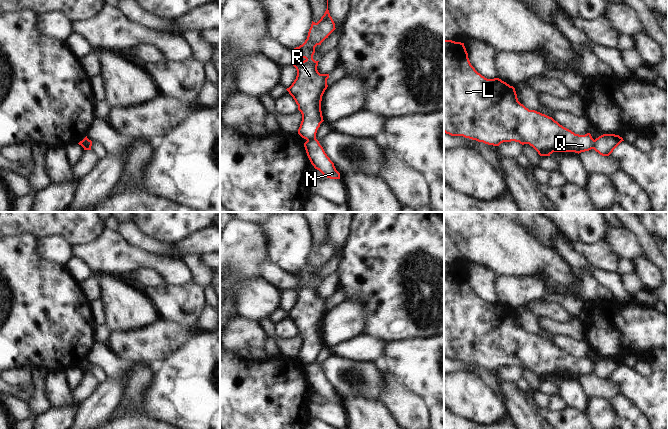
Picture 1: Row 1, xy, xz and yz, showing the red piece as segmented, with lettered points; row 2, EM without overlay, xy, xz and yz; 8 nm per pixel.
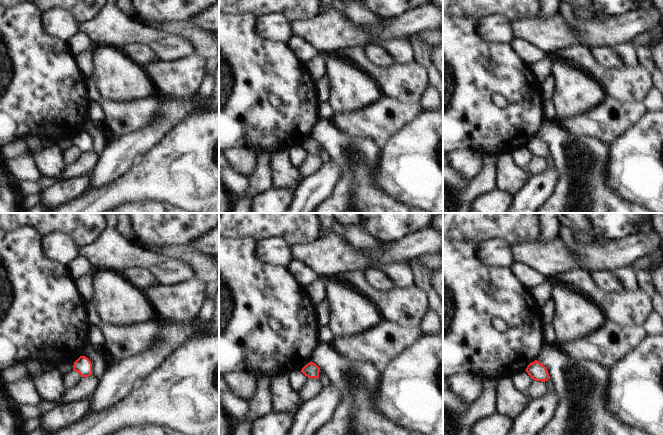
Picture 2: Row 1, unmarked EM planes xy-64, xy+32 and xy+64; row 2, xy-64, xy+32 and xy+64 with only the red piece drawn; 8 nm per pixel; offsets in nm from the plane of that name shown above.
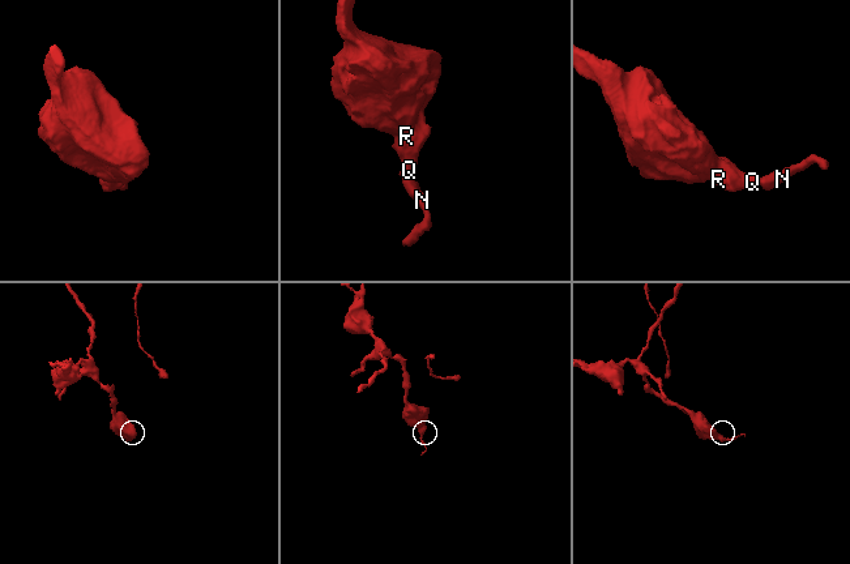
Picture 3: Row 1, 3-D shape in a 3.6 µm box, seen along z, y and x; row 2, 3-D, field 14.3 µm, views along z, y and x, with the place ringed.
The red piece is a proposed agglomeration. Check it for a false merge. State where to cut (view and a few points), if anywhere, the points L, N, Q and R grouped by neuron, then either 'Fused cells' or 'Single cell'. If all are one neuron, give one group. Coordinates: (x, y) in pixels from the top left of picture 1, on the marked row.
Split along xz (315, 137), (307, 140). Groups: L Q R / N. Fused cells

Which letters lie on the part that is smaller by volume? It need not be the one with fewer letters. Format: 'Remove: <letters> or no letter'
Remove: N

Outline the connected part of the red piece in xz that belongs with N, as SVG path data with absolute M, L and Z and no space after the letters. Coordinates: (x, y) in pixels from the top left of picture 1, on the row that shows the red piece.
M316 138L307 140L304 147L315 169L319 170L327 178L340 179L340 173L336 170L334 163L327 156Z

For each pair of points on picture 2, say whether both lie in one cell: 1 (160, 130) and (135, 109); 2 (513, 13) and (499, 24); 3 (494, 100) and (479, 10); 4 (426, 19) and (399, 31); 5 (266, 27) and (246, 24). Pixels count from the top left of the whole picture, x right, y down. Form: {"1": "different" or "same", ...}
{"1": "different", "2": "different", "3": "different", "4": "same", "5": "different"}

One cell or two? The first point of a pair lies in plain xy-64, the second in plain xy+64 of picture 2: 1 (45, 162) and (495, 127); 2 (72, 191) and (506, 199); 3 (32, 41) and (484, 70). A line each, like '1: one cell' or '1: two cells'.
1: two cells
2: one cell
3: one cell

